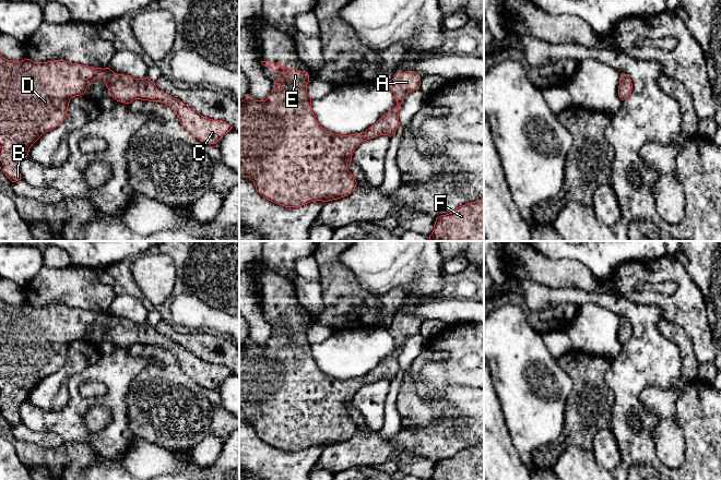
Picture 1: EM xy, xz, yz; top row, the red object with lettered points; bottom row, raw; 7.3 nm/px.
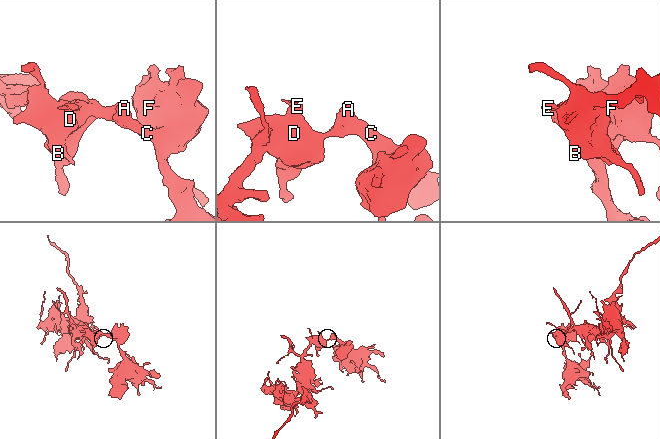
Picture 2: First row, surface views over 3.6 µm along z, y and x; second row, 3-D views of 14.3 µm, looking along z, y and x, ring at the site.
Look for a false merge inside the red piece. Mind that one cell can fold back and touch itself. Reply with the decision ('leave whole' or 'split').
leave whole

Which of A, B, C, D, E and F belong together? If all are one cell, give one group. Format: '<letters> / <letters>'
A B C D E F

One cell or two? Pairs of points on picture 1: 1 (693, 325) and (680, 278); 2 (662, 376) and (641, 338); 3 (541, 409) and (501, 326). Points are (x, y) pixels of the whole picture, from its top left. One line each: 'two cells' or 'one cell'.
1: one cell
2: one cell
3: one cell

